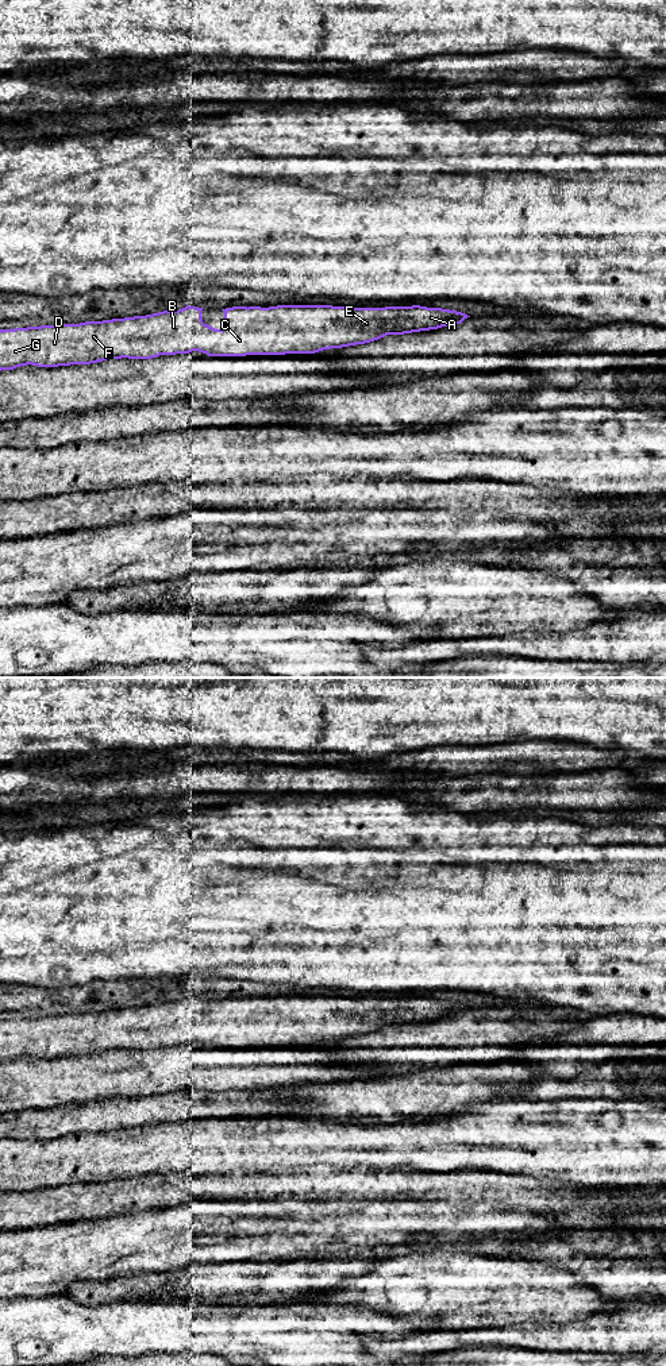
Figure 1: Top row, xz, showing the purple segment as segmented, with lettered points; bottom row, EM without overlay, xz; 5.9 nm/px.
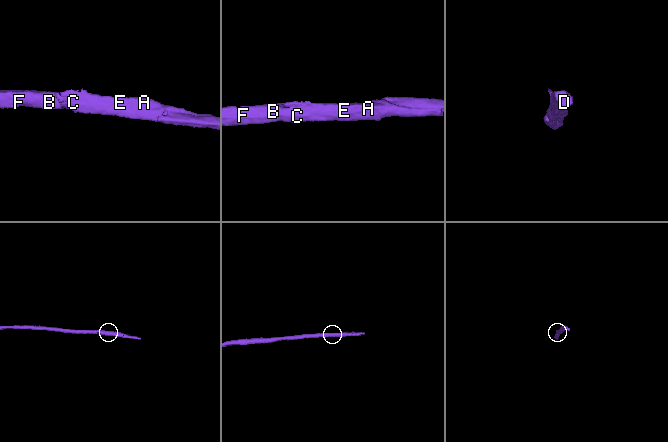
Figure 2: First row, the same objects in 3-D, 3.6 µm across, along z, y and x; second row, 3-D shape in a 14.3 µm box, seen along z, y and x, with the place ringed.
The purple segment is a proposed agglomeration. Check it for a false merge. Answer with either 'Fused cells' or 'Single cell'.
Single cell

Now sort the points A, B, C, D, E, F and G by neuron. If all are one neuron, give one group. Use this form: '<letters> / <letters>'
A B C D E F G

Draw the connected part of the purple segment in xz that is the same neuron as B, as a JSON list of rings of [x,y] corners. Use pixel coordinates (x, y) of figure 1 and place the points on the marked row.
[[[186,305],[178,310],[163,310],[146,316],[85,321],[80,324],[0,329],[0,371],[14,370],[27,364],[38,367],[58,367],[70,364],[91,364],[107,359],[122,358],[151,359],[159,355],[189,354],[192,351],[199,351],[207,354],[208,356],[315,354],[330,348],[370,343],[386,335],[404,335],[457,325],[470,317],[457,310],[427,308],[420,305],[385,308],[346,308],[332,305],[277,305],[269,308],[232,306],[222,309],[224,313],[223,328],[215,329],[203,323],[201,310],[203,308]]]

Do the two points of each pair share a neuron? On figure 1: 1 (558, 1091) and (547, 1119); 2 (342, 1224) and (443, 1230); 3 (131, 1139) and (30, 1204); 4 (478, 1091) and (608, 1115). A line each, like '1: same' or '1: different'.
1: different
2: same
3: different
4: different

